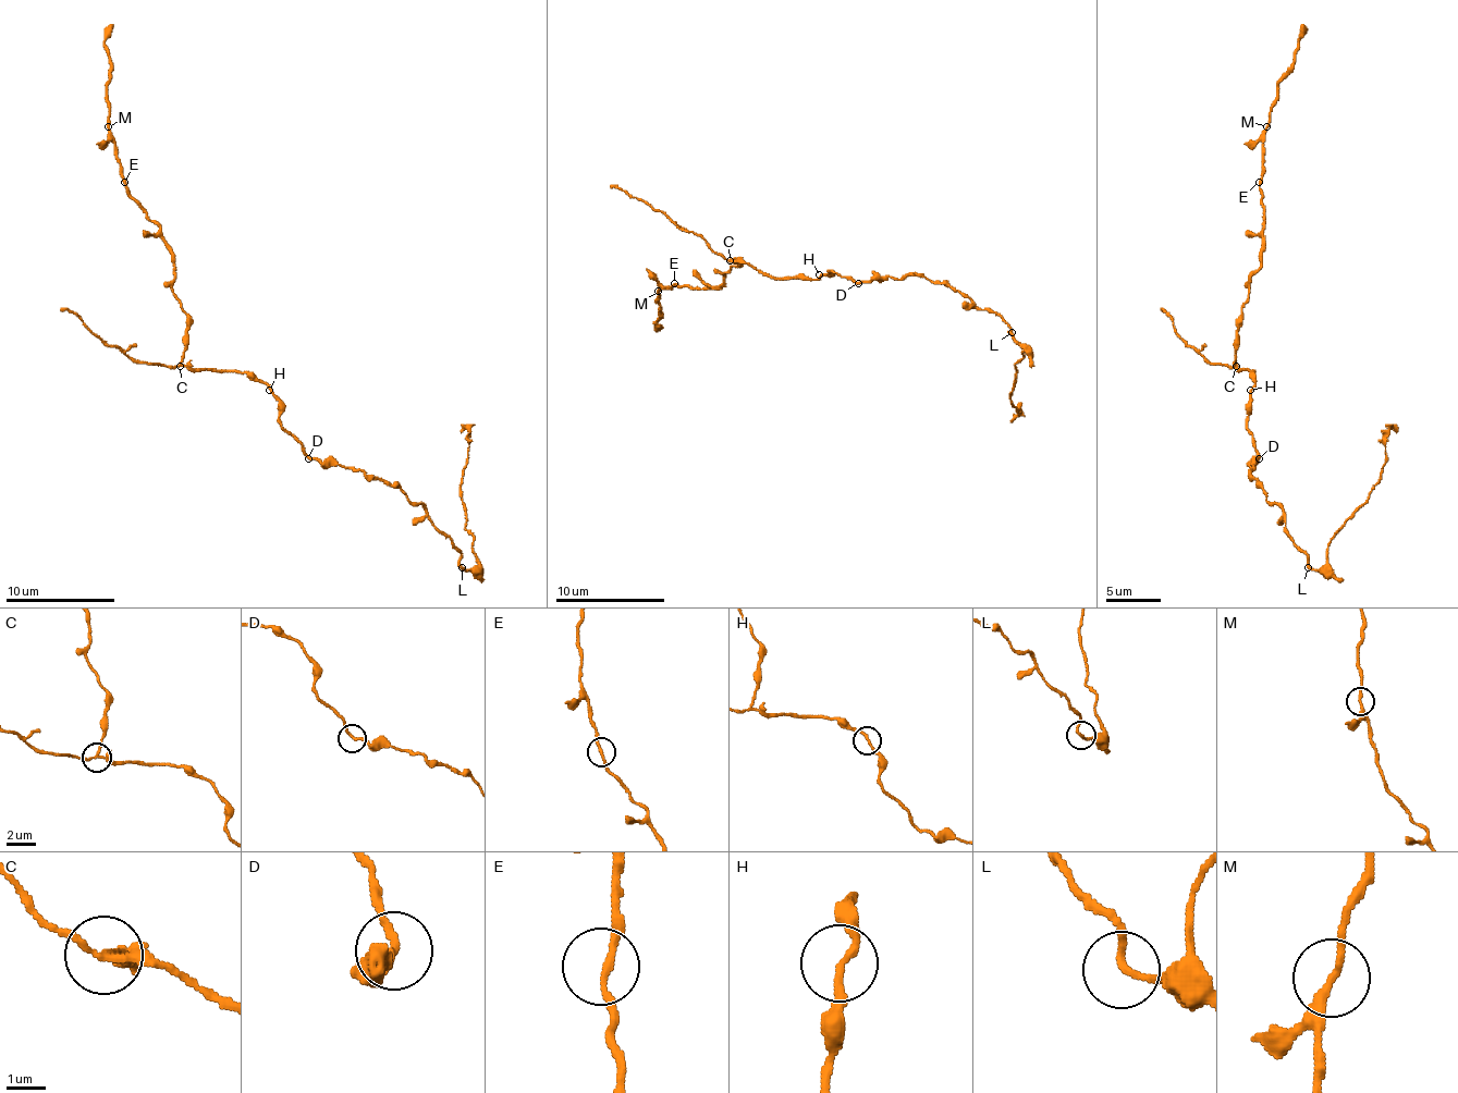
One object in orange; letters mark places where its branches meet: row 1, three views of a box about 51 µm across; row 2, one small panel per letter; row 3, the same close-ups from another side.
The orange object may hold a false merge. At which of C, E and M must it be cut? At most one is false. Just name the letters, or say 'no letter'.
C

